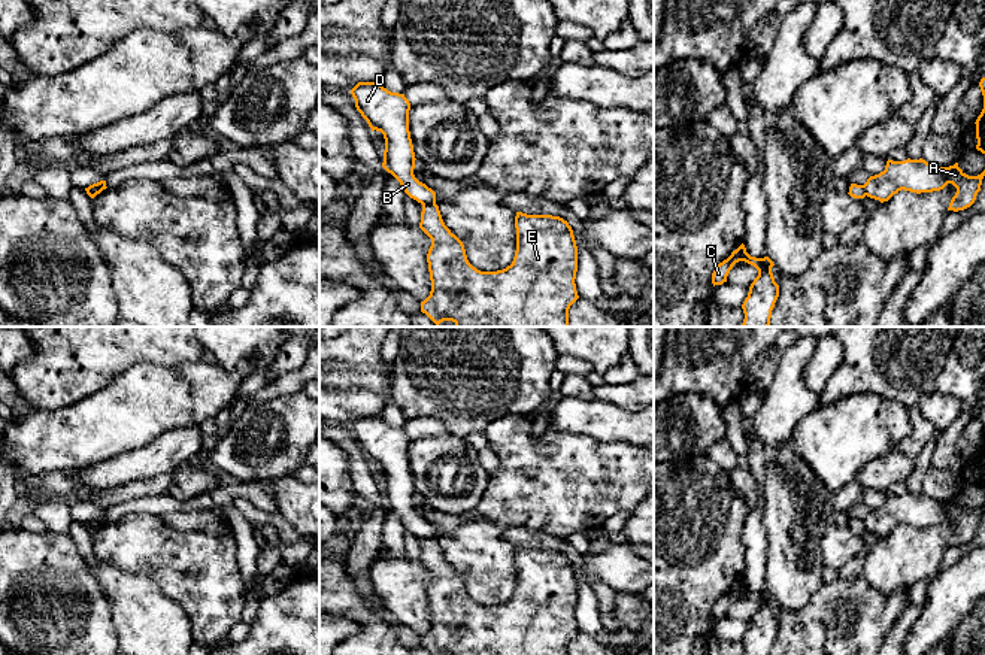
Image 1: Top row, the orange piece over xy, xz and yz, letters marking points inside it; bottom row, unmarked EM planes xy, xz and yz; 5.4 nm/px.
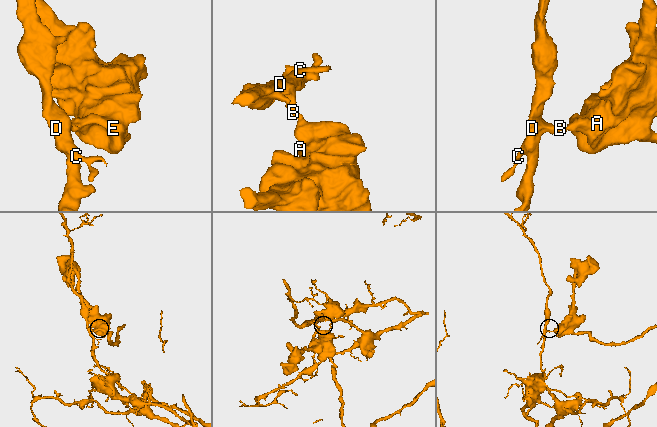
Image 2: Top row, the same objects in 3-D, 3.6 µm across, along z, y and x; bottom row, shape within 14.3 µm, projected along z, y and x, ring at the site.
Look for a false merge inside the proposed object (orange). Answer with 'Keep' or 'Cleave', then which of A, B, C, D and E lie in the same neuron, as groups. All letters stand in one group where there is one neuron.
Cleave. Groups: A E / B C D

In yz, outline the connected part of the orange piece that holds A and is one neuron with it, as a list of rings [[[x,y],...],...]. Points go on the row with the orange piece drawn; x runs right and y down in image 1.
[[[907,158],[904,161],[888,160],[885,170],[870,176],[863,188],[867,197],[884,203],[901,189],[921,194],[940,191],[948,184],[952,184],[957,192],[948,210],[958,212],[975,203],[984,176],[985,170],[978,176],[966,175],[958,167],[958,163],[949,167],[937,167],[922,158]]]

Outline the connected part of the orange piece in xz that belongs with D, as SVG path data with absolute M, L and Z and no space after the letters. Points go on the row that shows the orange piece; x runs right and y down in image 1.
M358 82L351 94L372 131L384 134L382 167L400 182L410 198L421 204L436 203L436 192L413 175L416 158L409 131L410 103L404 94L391 93L375 82Z

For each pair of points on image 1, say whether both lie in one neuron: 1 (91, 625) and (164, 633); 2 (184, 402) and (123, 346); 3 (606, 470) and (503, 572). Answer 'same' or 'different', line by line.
1: different
2: different
3: same

